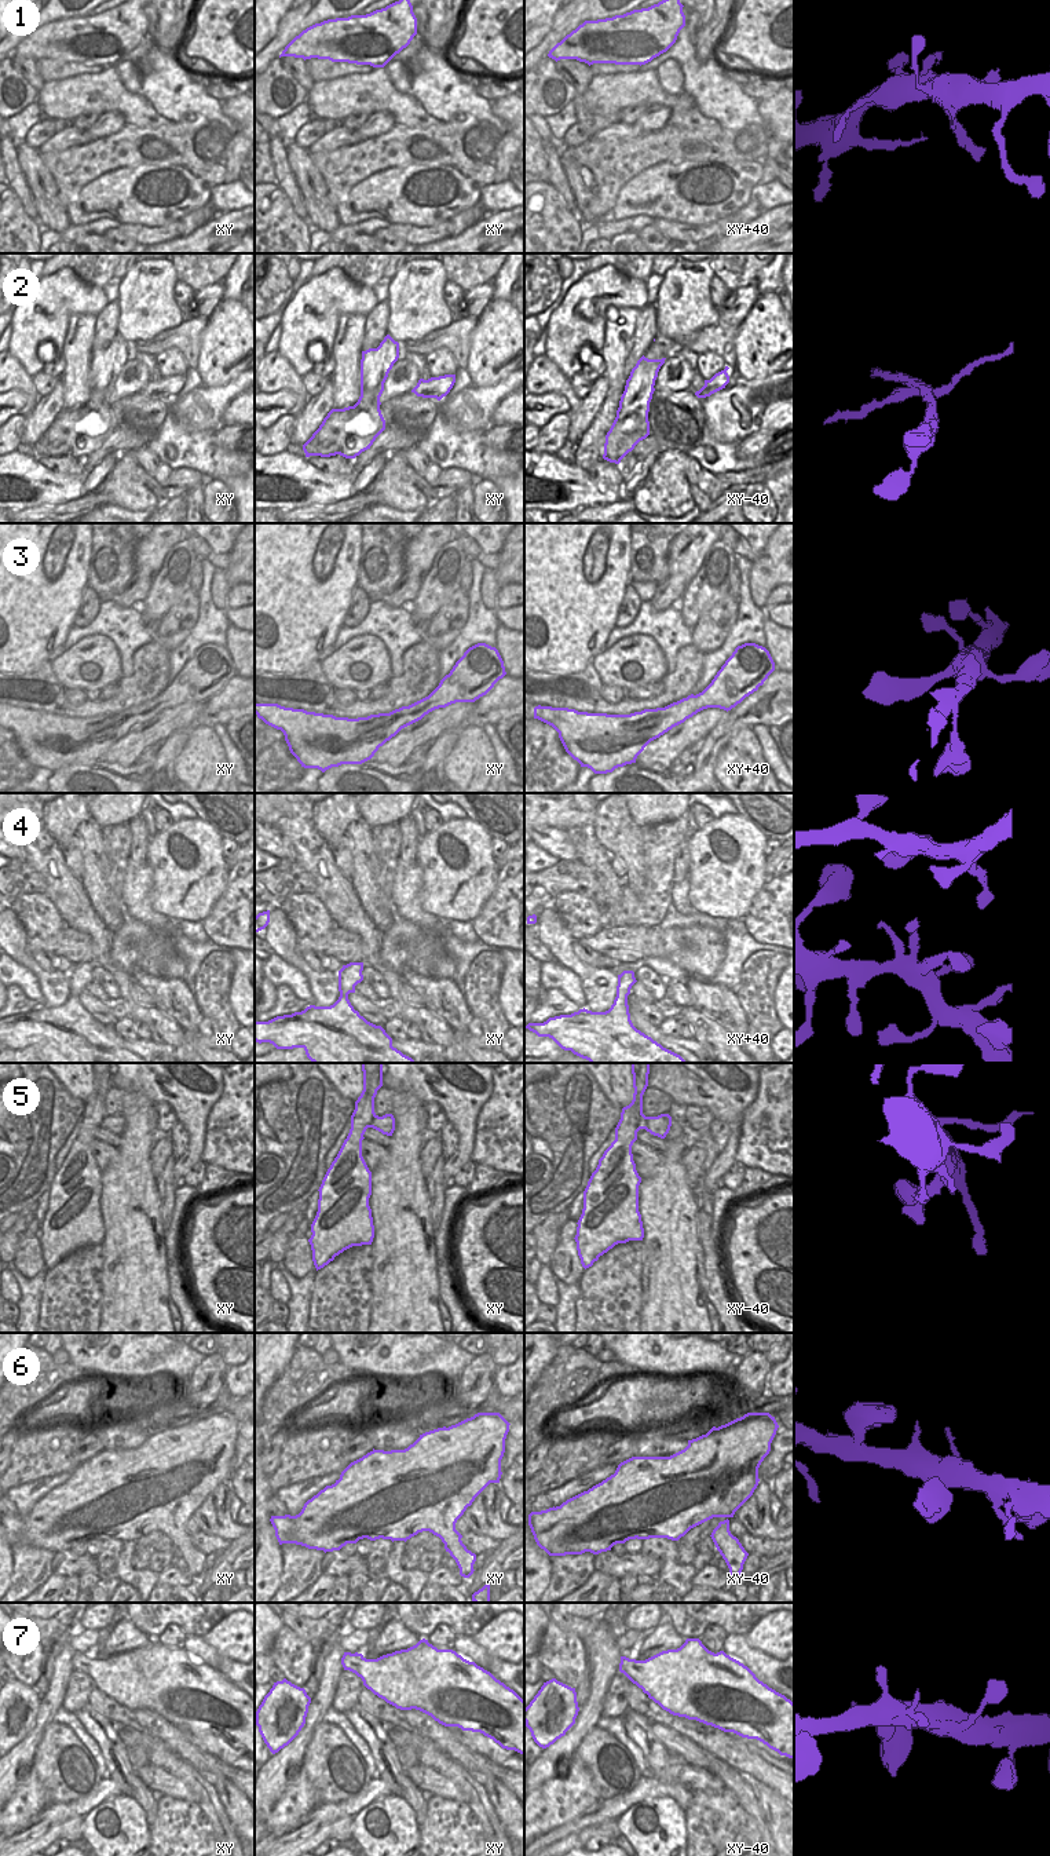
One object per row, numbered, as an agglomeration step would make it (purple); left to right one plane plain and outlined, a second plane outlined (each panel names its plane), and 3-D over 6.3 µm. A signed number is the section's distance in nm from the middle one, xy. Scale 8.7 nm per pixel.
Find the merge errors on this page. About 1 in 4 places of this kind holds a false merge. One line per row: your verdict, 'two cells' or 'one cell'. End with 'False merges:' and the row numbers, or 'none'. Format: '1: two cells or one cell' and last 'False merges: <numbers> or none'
1: one cell
2: two cells
3: one cell
4: one cell
5: one cell
6: one cell
7: one cell
False merges: 2

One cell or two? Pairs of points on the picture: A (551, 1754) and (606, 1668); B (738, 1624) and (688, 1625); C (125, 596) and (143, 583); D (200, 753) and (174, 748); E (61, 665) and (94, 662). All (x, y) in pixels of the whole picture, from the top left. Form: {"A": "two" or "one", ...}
{"A": "one", "B": "one", "C": "one", "D": "two", "E": "one"}

